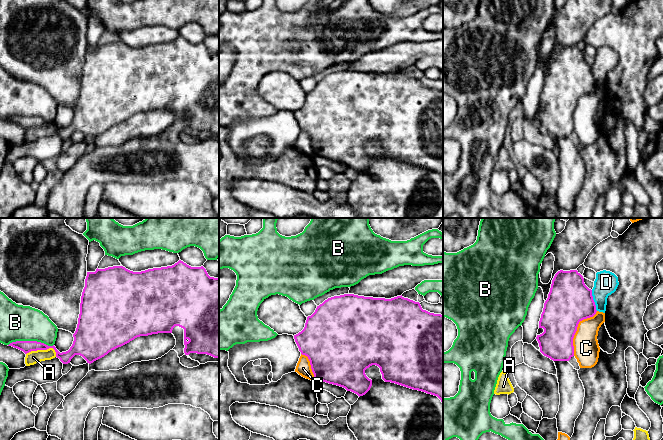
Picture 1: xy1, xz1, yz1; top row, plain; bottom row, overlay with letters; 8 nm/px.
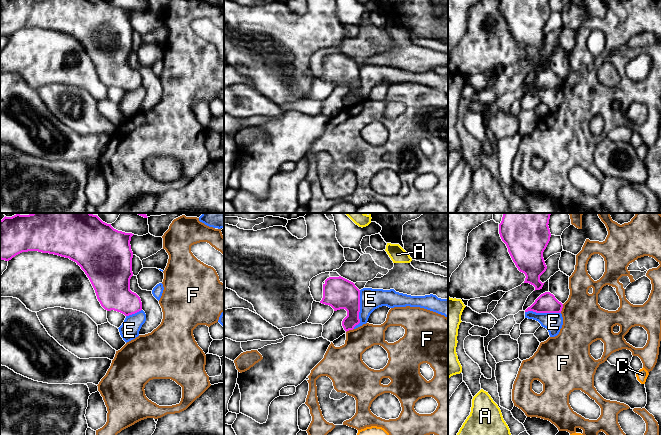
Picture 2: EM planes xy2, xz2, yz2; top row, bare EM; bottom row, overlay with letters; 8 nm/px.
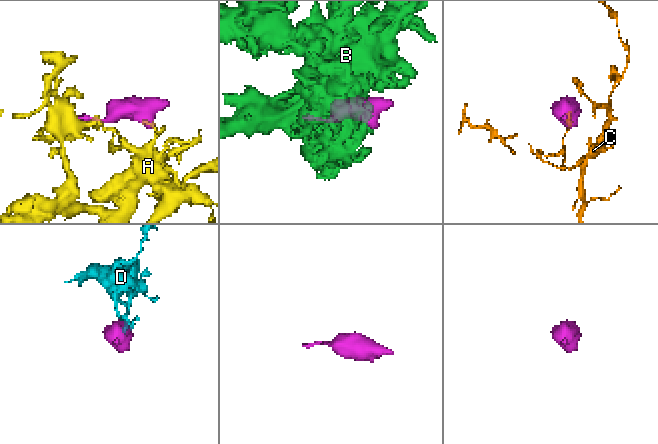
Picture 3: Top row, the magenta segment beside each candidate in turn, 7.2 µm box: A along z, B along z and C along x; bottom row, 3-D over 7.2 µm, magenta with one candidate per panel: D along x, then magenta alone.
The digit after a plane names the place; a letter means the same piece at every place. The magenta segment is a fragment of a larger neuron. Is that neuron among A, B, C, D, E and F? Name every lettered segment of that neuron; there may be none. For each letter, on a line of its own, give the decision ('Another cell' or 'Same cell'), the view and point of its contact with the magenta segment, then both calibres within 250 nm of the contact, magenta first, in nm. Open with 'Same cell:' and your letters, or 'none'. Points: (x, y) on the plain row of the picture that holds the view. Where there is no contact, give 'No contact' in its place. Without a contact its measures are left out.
Same cell: none
A: Another cell. Touches magenta at xy1 (41, 125). Thickness 100 nm (magenta) against 110 nm
B: Another cell. Touches magenta at xy1 (30, 117). Thickness 100 nm (magenta) against 280 nm
C: Another cell. Touches magenta at yz1 (576, 106). Thickness 360 nm (magenta) against 200 nm
D: Another cell. Touches magenta at yz1 (593, 76). Thickness 360 nm (magenta) against 190 nm
E: Another cell. Touches magenta at xz2 (359, 85). Thickness 260 nm (magenta) against 180 nm
F: Another cell. Touches magenta at yz2 (562, 83). Thickness 160 nm (magenta) against 360 nm

